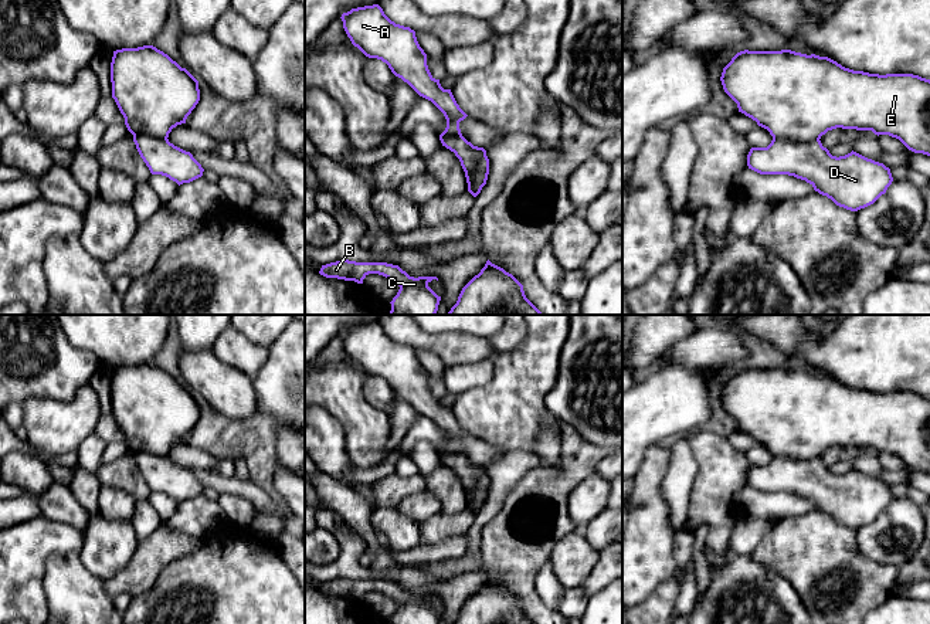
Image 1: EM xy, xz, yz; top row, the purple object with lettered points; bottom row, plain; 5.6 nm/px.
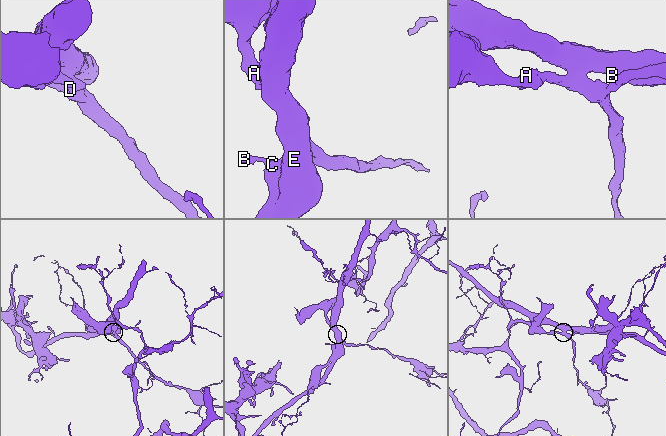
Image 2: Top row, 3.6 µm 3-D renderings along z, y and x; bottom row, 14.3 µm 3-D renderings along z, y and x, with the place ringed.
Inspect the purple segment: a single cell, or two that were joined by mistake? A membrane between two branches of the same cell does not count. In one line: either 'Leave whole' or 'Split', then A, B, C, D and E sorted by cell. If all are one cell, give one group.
Split. Groups: A B C D / E

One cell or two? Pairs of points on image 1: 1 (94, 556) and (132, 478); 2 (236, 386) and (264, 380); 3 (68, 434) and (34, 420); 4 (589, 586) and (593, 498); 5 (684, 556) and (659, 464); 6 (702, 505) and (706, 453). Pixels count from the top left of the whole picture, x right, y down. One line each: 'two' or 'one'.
1: one
2: two
3: one
4: one
5: two
6: one

